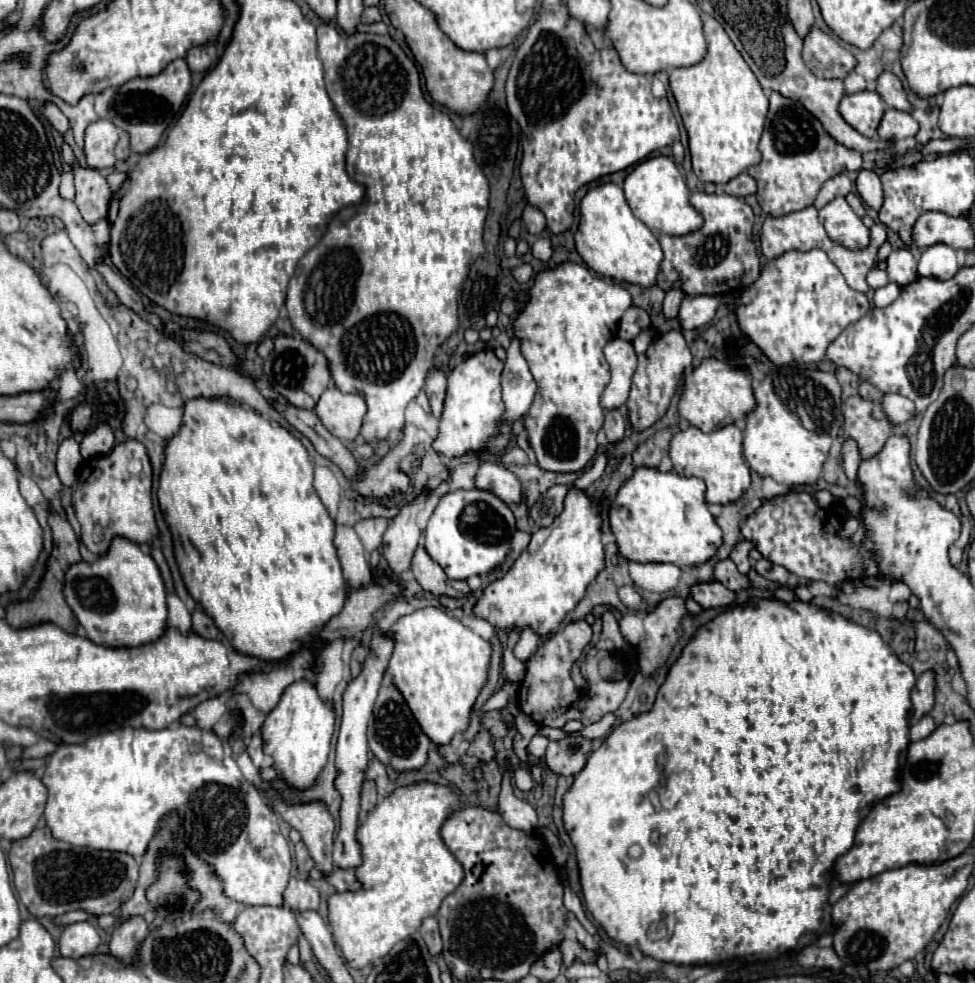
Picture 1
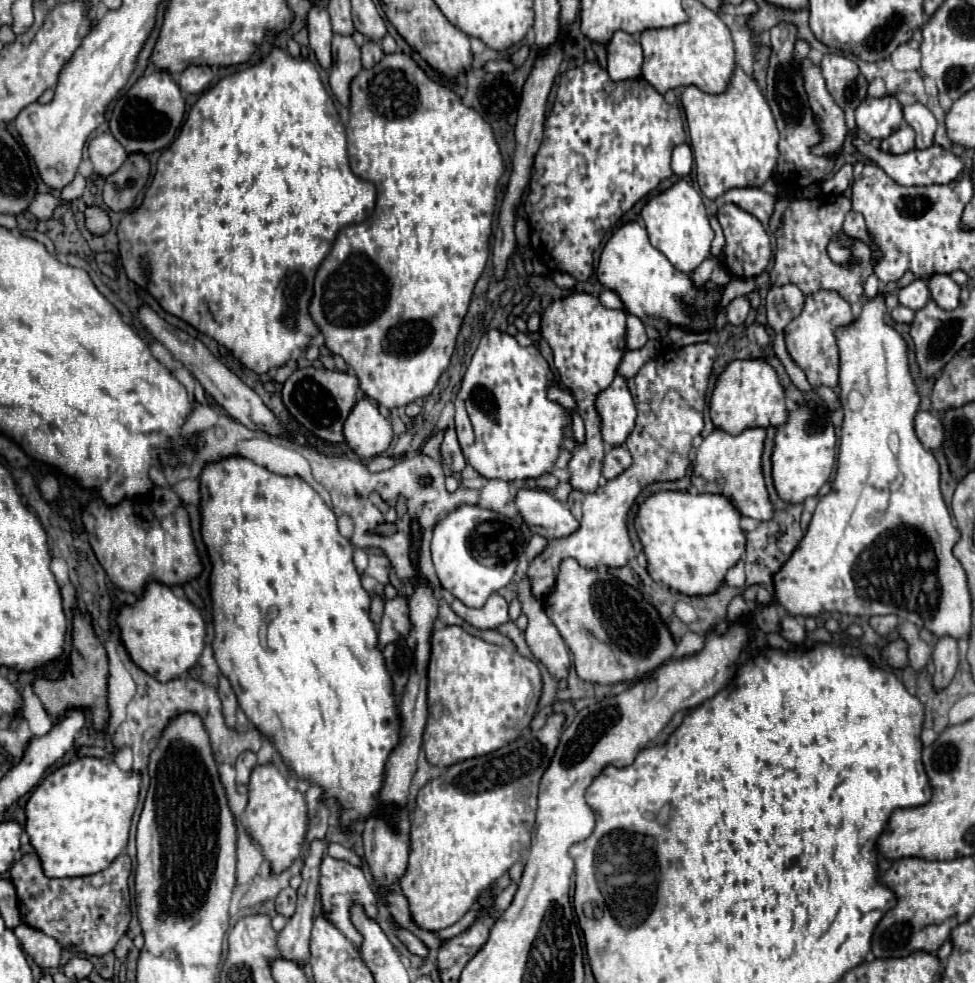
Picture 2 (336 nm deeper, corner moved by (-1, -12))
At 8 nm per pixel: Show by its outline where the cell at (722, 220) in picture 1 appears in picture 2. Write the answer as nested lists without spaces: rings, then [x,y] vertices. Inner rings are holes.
[[[723,204],[717,212],[717,218],[719,218],[719,224],[721,224],[721,228],[725,232],[725,240],[727,240],[725,260],[723,260],[725,270],[731,274],[731,278],[757,278],[767,268],[769,258],[771,258],[769,236],[763,230],[761,222],[735,204]]]

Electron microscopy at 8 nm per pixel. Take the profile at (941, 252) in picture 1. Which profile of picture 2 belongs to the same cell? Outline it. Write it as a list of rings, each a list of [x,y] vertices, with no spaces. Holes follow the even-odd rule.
[[[933,274],[927,280],[931,298],[943,308],[953,310],[959,304],[959,284],[949,274]]]

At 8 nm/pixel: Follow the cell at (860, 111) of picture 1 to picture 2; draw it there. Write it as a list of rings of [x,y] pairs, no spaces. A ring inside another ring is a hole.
[[[895,96],[885,98],[865,98],[855,110],[857,128],[871,138],[887,138],[895,128],[901,126],[903,112]]]

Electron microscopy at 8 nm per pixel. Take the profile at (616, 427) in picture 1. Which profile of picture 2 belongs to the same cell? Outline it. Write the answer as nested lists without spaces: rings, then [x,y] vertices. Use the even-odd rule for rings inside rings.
[[[613,446],[609,448],[609,452],[603,458],[603,476],[607,480],[619,476],[621,472],[625,472],[631,466],[631,454],[625,446]]]

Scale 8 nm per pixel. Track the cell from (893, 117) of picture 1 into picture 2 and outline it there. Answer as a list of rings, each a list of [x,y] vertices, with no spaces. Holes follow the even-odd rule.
[[[903,124],[899,130],[895,130],[889,138],[881,142],[881,150],[891,154],[905,154],[913,148],[915,148],[915,132],[907,124]]]

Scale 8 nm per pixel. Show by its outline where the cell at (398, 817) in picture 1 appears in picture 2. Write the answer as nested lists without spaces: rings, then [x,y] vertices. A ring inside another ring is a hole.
[[[551,714],[541,730],[531,730],[523,738],[479,758],[457,762],[449,766],[439,778],[429,780],[415,798],[413,824],[411,824],[411,852],[407,872],[399,878],[401,892],[409,900],[411,920],[429,932],[443,930],[455,924],[465,912],[477,904],[479,892],[493,886],[493,882],[507,872],[517,860],[525,860],[531,830],[535,826],[537,792],[543,770],[549,766],[551,756],[559,742],[559,732],[565,716]]]

